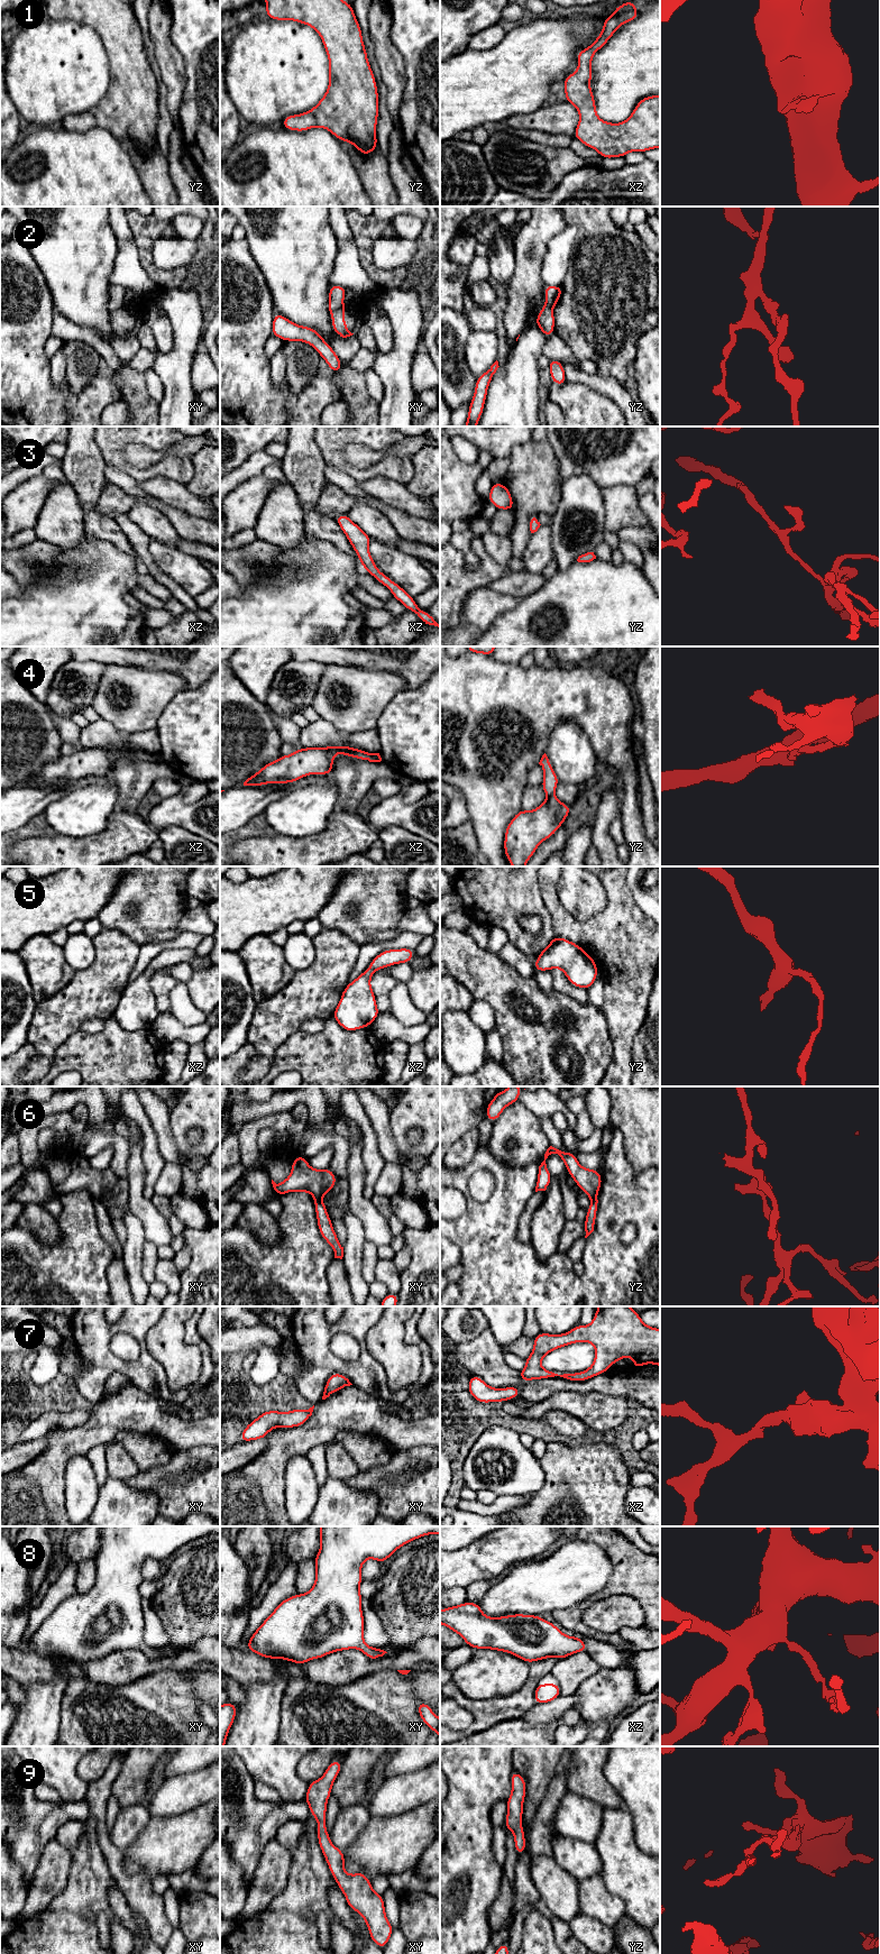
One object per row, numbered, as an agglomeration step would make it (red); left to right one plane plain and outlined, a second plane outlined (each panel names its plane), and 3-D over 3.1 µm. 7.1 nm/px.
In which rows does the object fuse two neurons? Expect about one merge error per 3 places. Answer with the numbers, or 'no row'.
2, 4, 6

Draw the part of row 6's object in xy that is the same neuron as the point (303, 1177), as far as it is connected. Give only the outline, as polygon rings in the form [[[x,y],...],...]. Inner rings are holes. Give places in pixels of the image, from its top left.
[[[299,1155],[291,1163],[291,1166],[291,1174],[285,1181],[276,1184],[272,1180],[274,1190],[279,1194],[308,1192],[317,1198],[322,1198],[329,1193],[337,1183],[337,1177],[330,1168],[322,1171],[314,1169],[302,1155]]]

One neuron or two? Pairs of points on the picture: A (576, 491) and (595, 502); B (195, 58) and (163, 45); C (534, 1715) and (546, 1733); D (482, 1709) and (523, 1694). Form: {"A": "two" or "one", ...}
{"A": "one", "B": "two", "C": "two", "D": "one"}

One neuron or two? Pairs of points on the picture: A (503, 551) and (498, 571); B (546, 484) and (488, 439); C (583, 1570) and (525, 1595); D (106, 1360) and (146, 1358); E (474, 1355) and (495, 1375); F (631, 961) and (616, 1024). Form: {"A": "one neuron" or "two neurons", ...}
{"A": "two neurons", "B": "two neurons", "C": "one neuron", "D": "one neuron", "E": "one neuron", "F": "one neuron"}

